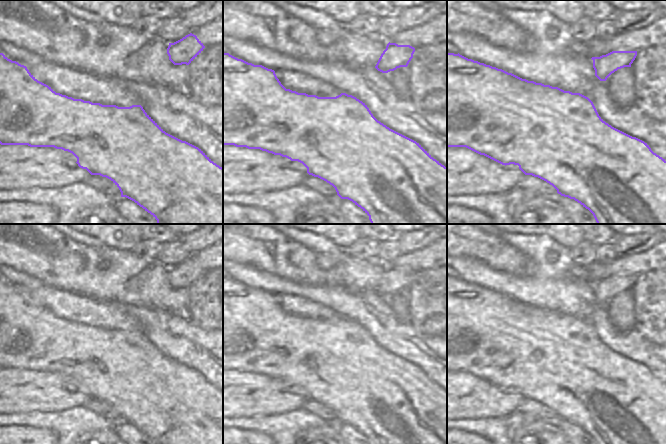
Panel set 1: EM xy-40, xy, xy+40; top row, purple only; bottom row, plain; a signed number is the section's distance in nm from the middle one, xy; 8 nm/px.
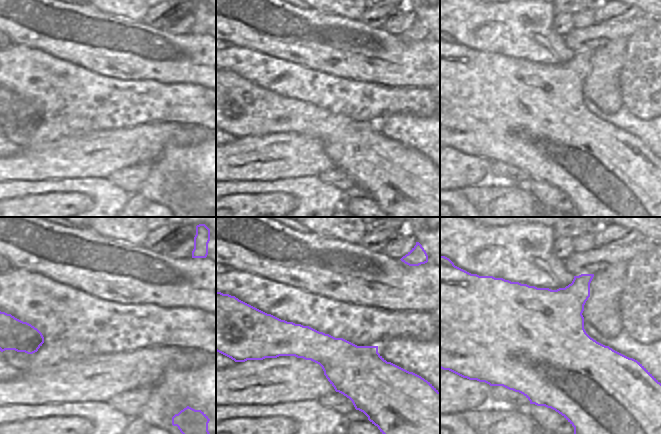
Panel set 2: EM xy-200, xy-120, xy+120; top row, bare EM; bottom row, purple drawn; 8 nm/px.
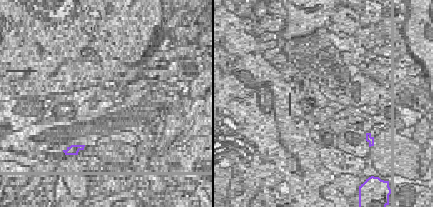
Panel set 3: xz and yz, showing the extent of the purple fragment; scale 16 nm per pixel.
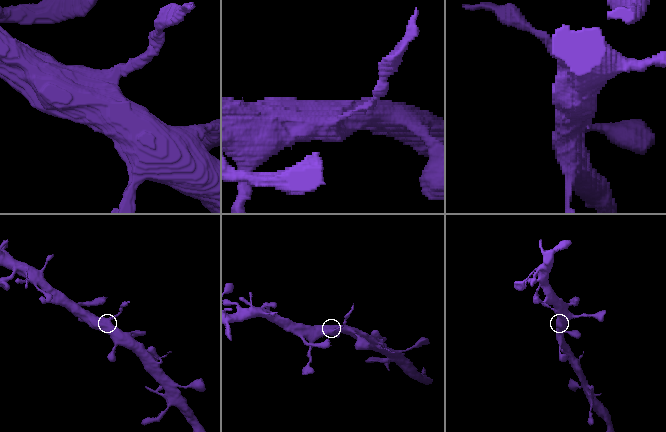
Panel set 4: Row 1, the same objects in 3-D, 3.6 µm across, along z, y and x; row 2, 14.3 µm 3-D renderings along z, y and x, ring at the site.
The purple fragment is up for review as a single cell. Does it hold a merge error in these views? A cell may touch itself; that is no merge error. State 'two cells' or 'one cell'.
two cells

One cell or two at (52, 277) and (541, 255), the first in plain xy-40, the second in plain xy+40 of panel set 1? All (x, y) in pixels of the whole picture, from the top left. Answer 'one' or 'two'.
two

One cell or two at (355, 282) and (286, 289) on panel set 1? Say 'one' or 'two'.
two

